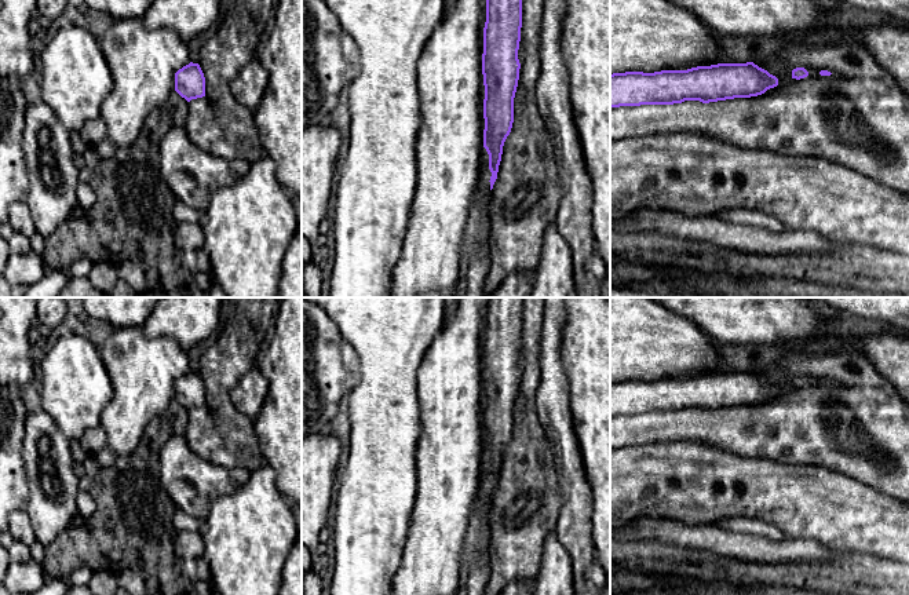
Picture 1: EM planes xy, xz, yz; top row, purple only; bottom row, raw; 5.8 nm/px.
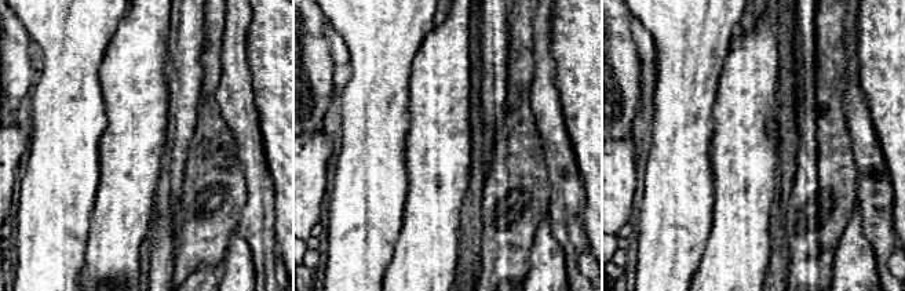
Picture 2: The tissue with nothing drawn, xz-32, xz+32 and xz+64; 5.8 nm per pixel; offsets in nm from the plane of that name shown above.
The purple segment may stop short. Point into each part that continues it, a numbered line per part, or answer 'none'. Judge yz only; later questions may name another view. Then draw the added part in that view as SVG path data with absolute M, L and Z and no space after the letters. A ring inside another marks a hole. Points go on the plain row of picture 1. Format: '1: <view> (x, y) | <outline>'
none

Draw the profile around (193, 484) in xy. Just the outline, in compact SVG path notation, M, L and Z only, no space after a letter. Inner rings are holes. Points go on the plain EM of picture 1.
M171 435L158 452L161 485L175 508L204 522L213 501L247 483L251 471L212 464L197 456L185 437Z

